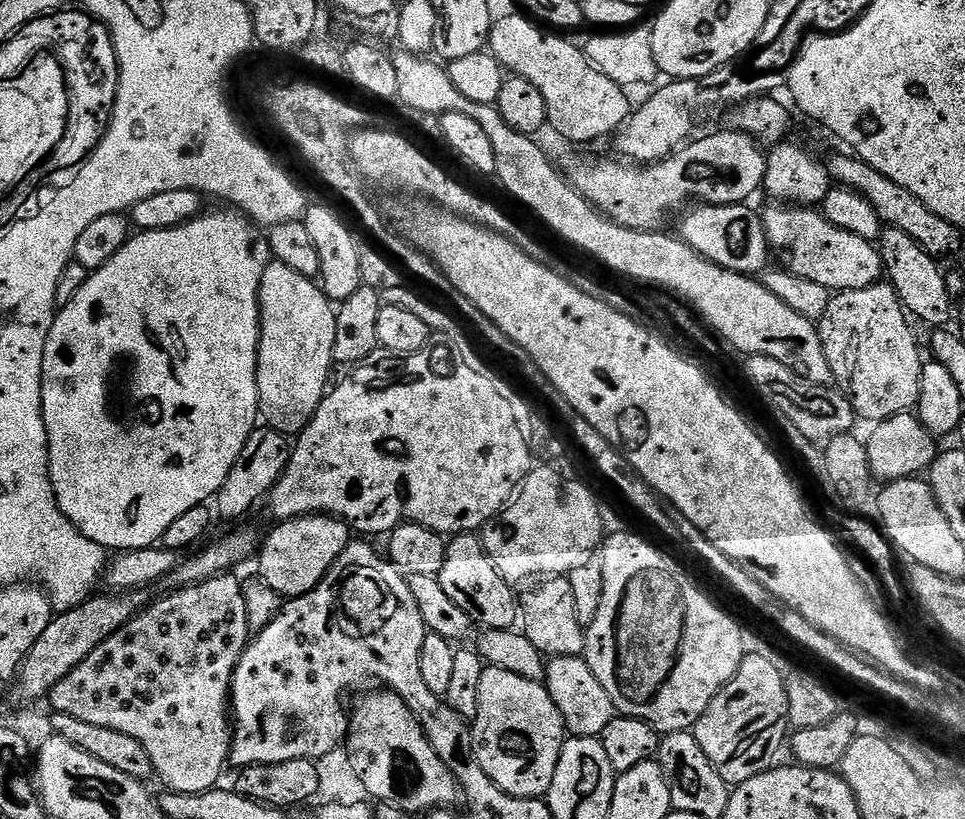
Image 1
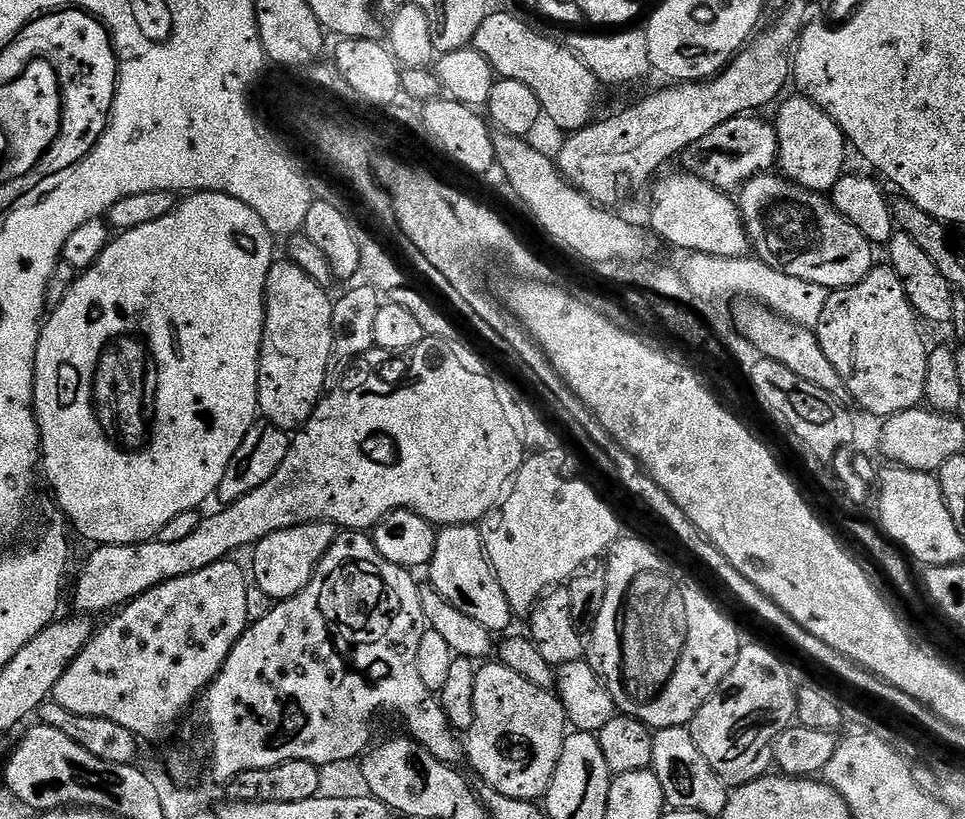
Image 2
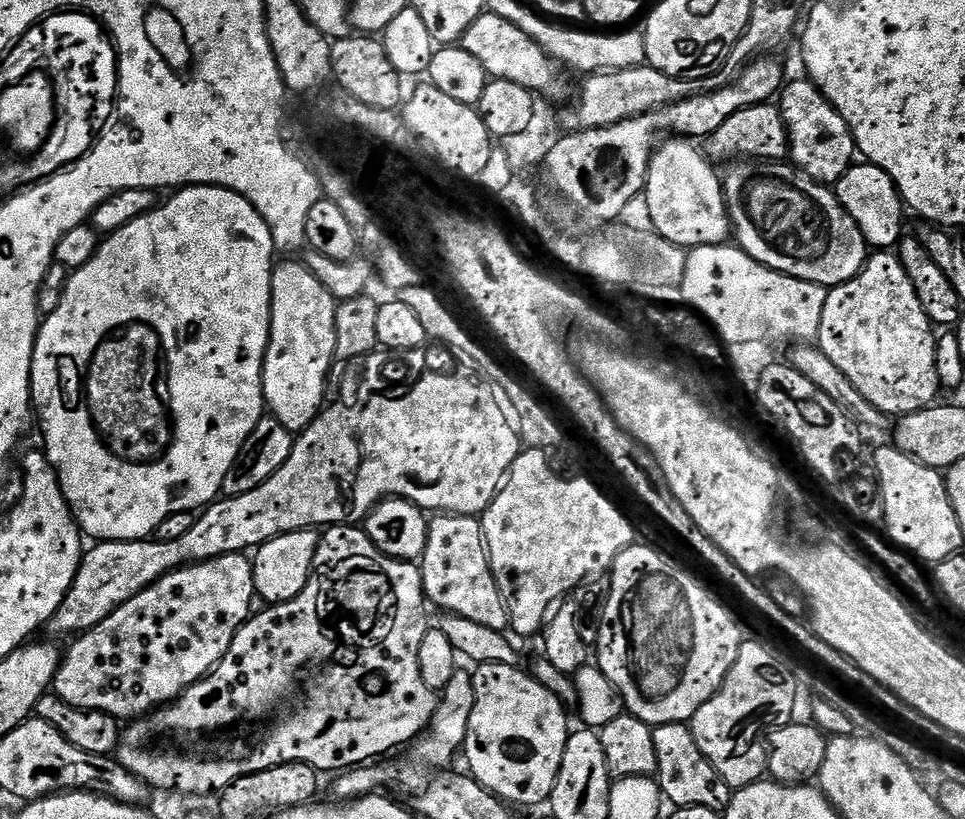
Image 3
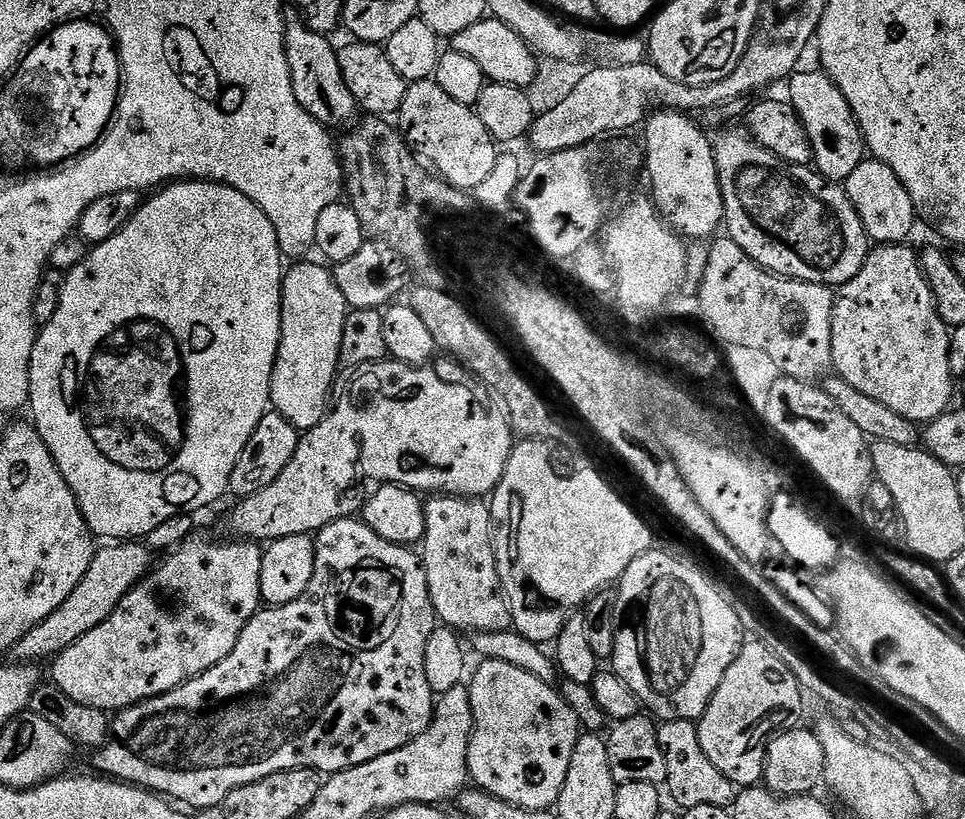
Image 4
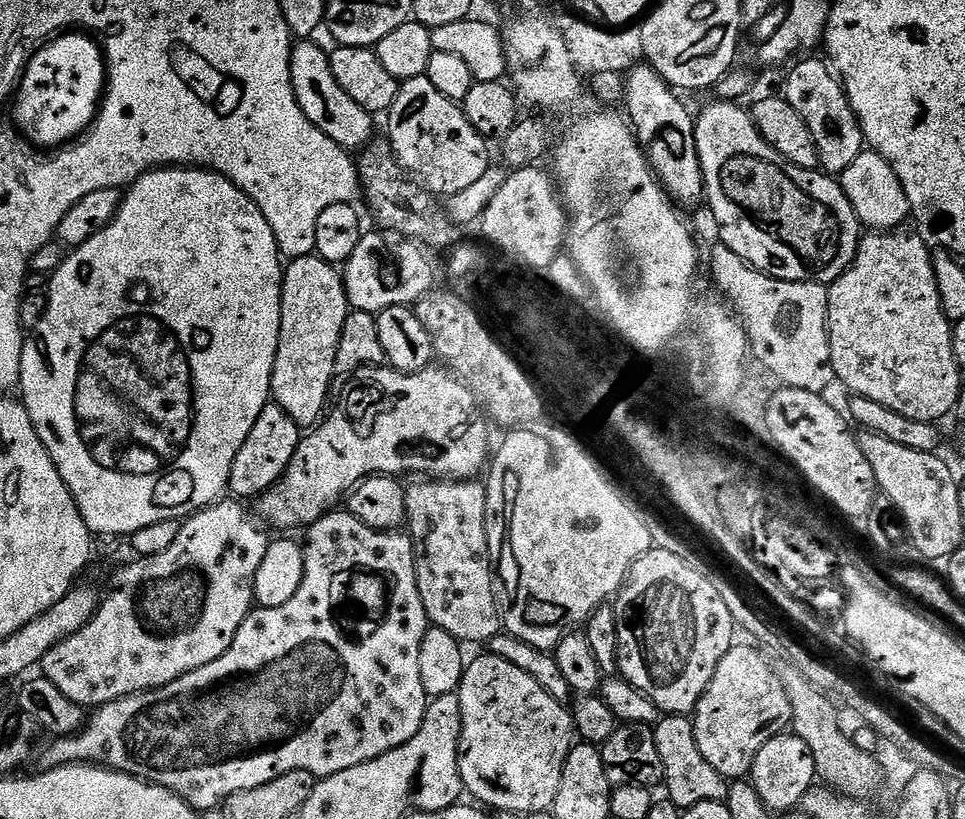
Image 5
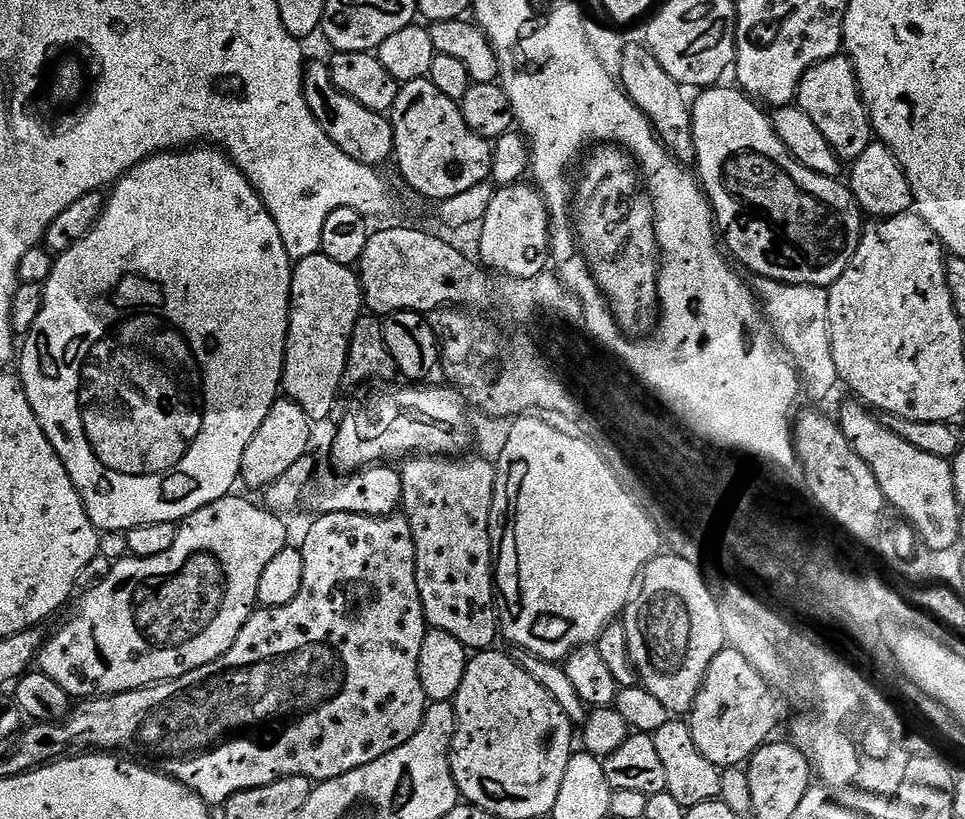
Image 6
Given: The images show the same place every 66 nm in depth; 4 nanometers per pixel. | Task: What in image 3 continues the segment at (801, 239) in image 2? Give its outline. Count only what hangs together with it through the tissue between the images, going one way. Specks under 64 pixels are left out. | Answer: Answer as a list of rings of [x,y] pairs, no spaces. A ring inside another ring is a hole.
[[[736,162],[731,165],[732,168],[723,177],[724,198],[728,201],[728,215],[734,229],[734,240],[740,248],[744,250],[750,258],[756,259],[758,262],[765,264],[766,267],[780,272],[782,275],[790,275],[796,279],[802,279],[806,282],[822,284],[825,288],[835,288],[838,284],[844,284],[847,280],[852,280],[863,270],[864,262],[870,255],[870,245],[864,241],[862,230],[858,230],[858,226],[854,222],[854,218],[850,218],[850,214],[846,214],[846,210],[838,202],[835,191],[831,187],[816,183],[811,180],[799,168],[788,162]]]

